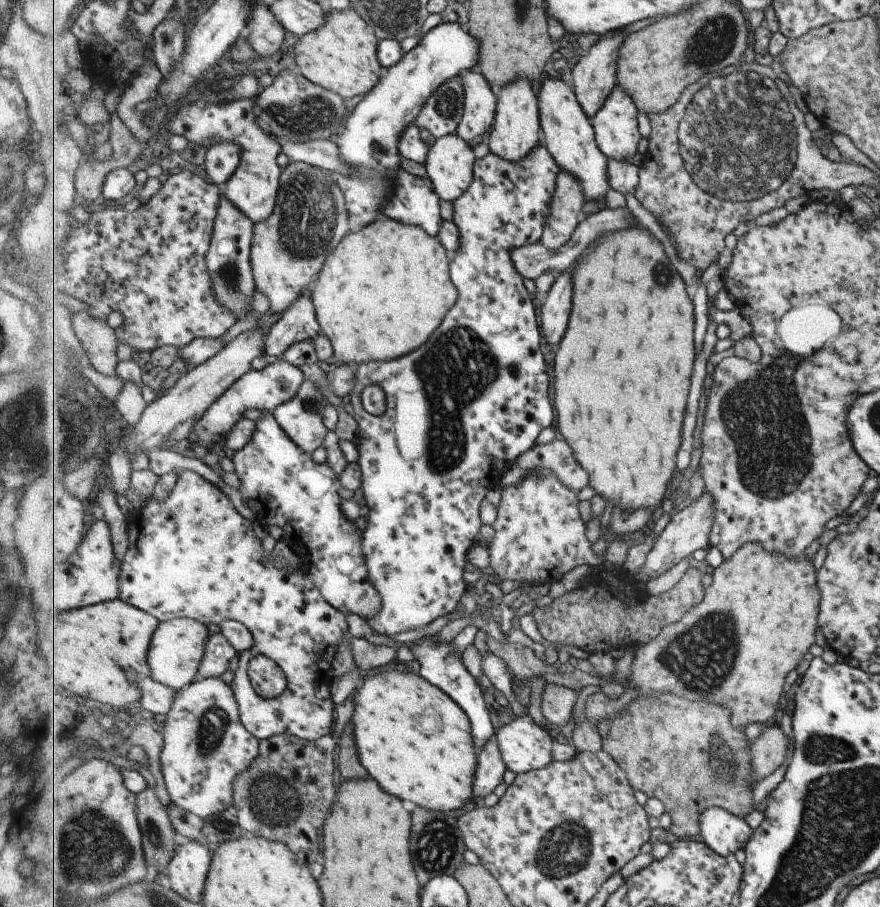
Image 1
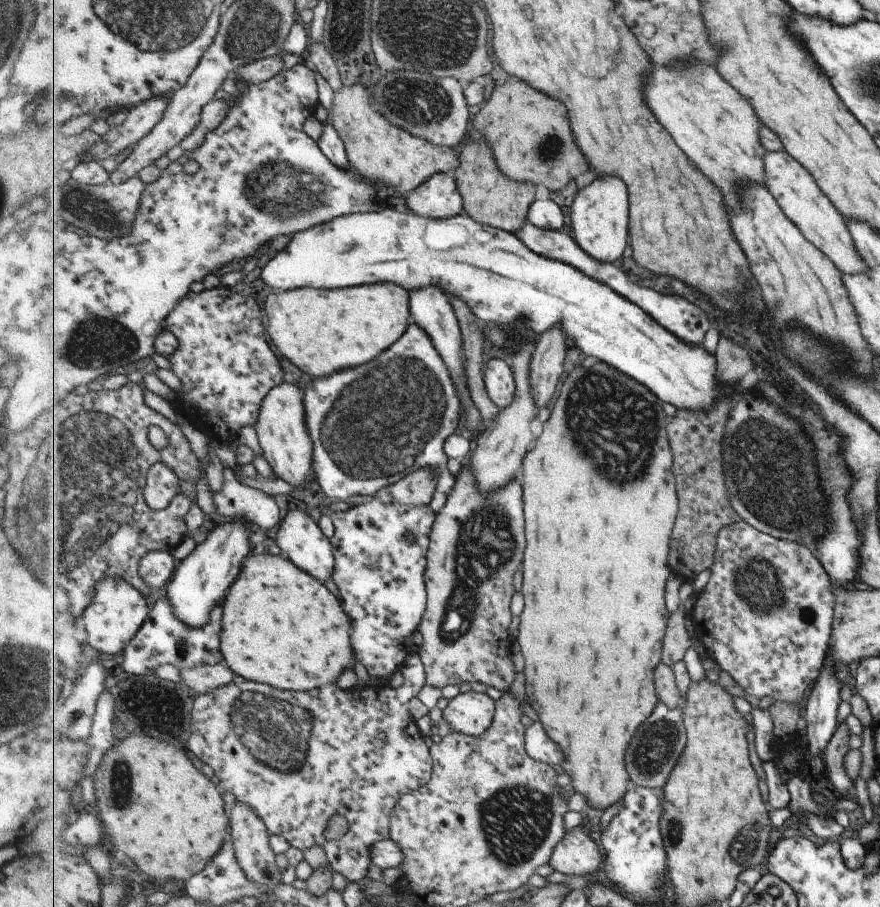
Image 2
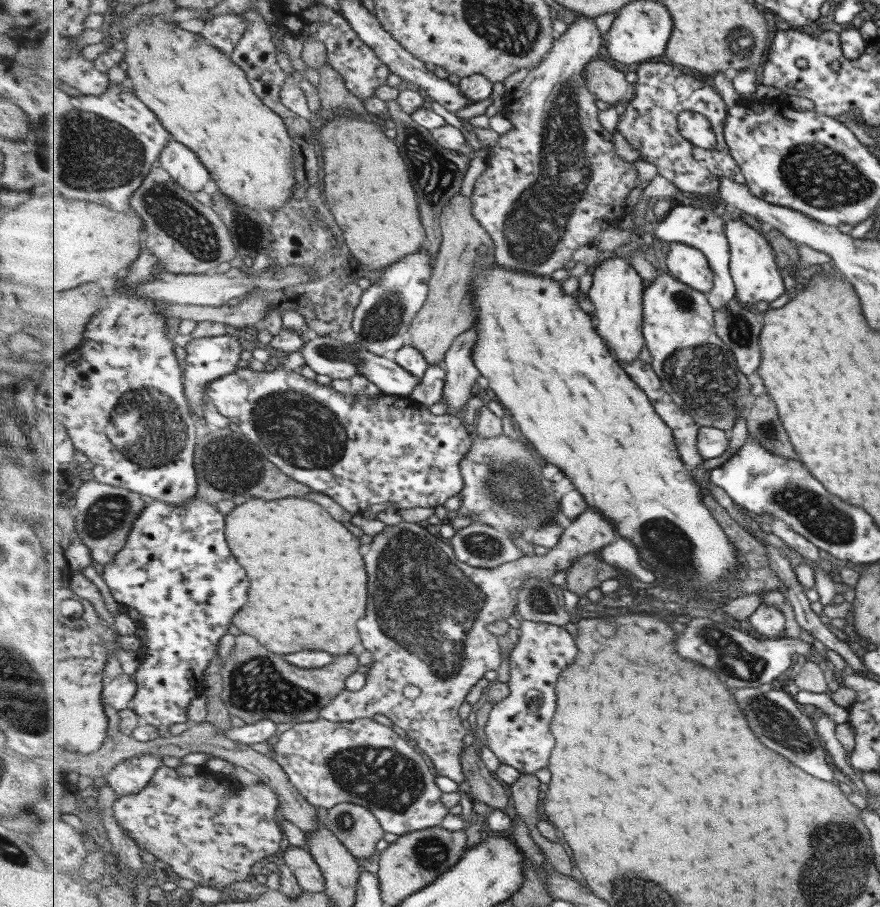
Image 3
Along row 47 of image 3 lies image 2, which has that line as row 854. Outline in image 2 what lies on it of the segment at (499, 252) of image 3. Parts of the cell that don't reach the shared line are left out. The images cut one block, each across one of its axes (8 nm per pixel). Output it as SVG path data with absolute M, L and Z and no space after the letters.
M581 825L567 832L550 861L555 871L571 876L596 875L602 878L601 848L589 838L588 832L583 832Z

